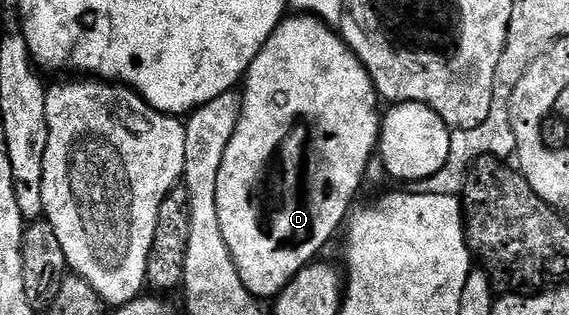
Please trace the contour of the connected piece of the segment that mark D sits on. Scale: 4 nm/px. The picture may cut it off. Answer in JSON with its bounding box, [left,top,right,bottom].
[218,16,382,298]

